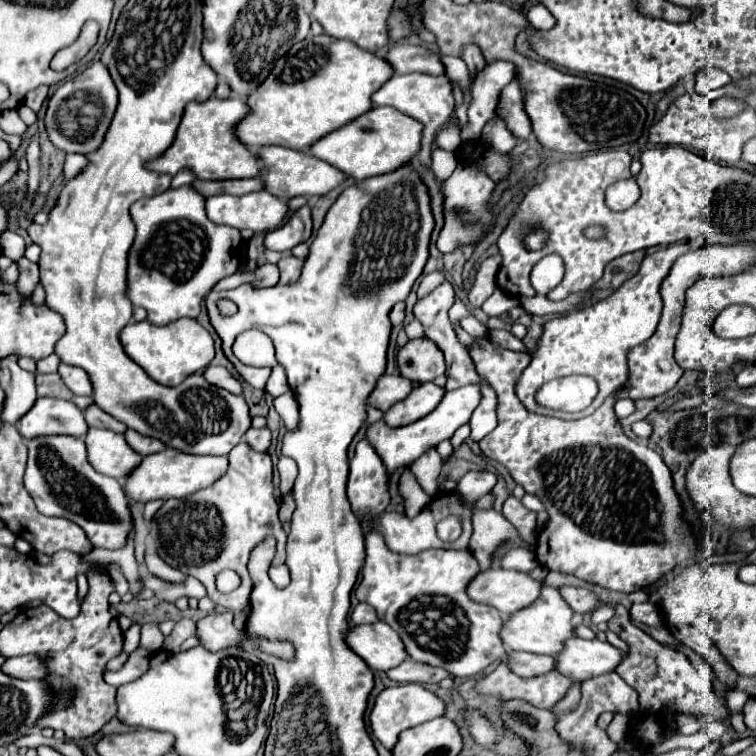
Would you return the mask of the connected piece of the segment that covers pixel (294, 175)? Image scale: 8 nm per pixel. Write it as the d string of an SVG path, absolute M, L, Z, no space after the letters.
M269 145L269 147L259 149L259 159L263 161L261 177L263 177L263 181L267 181L267 185L265 185L267 191L277 197L283 197L283 199L291 199L297 195L305 195L305 197L319 195L321 197L347 179L347 175L343 171L335 169L333 165L329 165L309 153L279 147L279 145Z

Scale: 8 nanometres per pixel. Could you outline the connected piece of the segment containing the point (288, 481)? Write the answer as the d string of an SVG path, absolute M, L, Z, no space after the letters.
M279 457L277 469L280 475L280 489L283 495L290 493L298 474L297 464L289 457Z

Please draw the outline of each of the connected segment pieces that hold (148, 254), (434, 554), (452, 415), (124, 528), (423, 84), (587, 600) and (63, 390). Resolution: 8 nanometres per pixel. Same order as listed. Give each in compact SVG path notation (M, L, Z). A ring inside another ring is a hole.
M191 185L179 189L167 189L151 199L139 199L131 207L131 217L137 225L137 237L129 251L129 299L135 307L147 309L147 321L153 325L167 325L181 317L197 317L203 297L223 279L233 275L241 267L243 239L239 229L229 225L217 225L209 221L205 213L205 199Z
M375 525L365 533L365 549L367 549L367 559L363 567L363 579L355 595L359 601L375 607L381 621L395 627L395 631L403 637L403 643L407 645L407 653L411 659L429 663L435 667L443 667L451 671L455 677L473 677L505 655L505 647L499 637L499 631L503 625L499 611L495 607L477 603L467 595L469 583L479 573L477 559L471 555L471 551L427 549L417 555L399 555L389 551L389 547L385 545L385 539L379 535ZM419 597L429 597L429 601L411 605L411 601Z
M465 385L465 387L459 387L455 391L447 391L443 401L435 407L433 413L429 413L427 417L423 417L423 419L419 419L419 421L415 421L411 425L389 427L383 419L367 425L367 441L375 447L381 461L385 463L387 471L393 473L395 469L411 465L413 461L417 461L425 451L429 451L431 447L437 447L443 439L453 437L453 433L461 425L469 423L469 419L471 419L475 407L479 405L479 401L481 401L481 393L479 393L477 385L469 385L469 387Z
M37 437L27 443L29 461L25 487L43 515L75 521L91 539L93 547L119 549L131 533L131 511L123 487L113 477L93 469L87 459L85 441L79 437Z
M409 73L409 75L393 75L375 95L375 105L389 105L399 109L401 113L407 113L423 123L423 147L419 153L419 161L423 167L431 167L431 139L435 131L451 117L455 111L455 97L453 87L447 75L425 75L425 73Z
M563 587L561 597L571 605L575 613L589 613L597 607L597 599L591 591L587 589L577 589L577 587Z
M37 373L37 395L39 397L59 397L65 401L71 401L73 397L73 393L67 389L67 385L63 385L57 373L49 373L49 375Z

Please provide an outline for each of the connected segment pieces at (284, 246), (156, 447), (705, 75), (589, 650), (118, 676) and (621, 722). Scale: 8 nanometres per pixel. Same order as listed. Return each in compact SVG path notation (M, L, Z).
M305 205L303 209L295 211L293 217L265 235L263 245L271 251L289 251L295 245L307 241L311 237L311 209Z
M129 429L125 433L125 439L137 453L143 453L143 455L153 455L153 453L159 453L159 451L163 451L167 447L163 441L159 441L155 437L145 437L145 435L141 435L141 433L133 431L133 429Z
M707 67L707 69L701 69L701 71L697 73L695 89L697 89L699 93L709 93L709 91L713 91L713 89L719 89L719 87L727 85L727 83L731 83L731 77L729 77L725 71L721 71L721 69L717 69L717 67Z
M573 637L567 643L567 649L557 657L559 657L557 671L581 683L599 677L603 673L613 673L617 665L627 657L627 653L613 647L607 641L599 641L599 639L589 641L589 639Z
M137 647L127 663L119 669L119 671L103 671L103 679L105 683L113 685L113 687L121 687L125 683L131 683L135 679L139 679L147 669L149 669L149 659L151 659L151 649L145 649L145 647Z
M615 715L615 719L609 723L609 727L607 727L607 735L615 741L615 743L619 743L625 735L627 735L627 721L629 721L629 717L627 715Z

